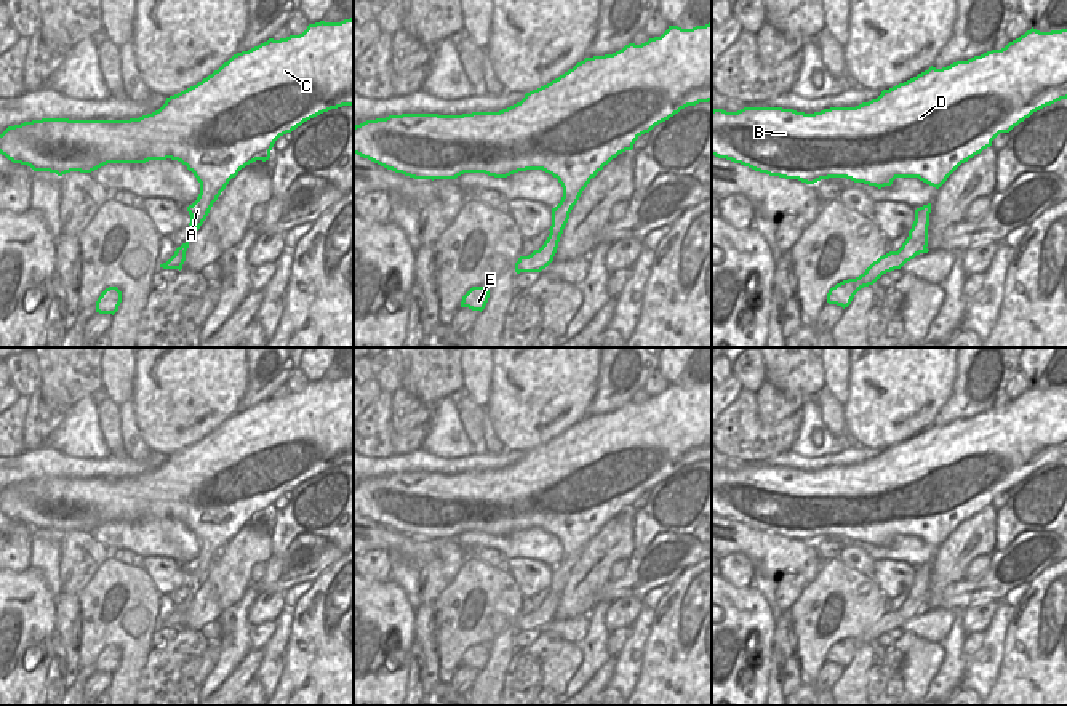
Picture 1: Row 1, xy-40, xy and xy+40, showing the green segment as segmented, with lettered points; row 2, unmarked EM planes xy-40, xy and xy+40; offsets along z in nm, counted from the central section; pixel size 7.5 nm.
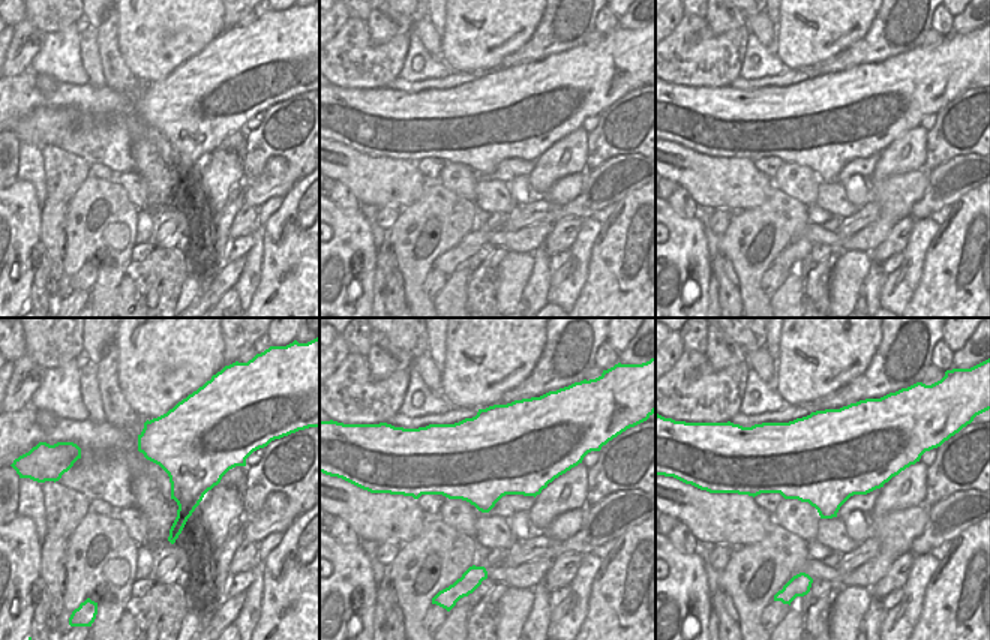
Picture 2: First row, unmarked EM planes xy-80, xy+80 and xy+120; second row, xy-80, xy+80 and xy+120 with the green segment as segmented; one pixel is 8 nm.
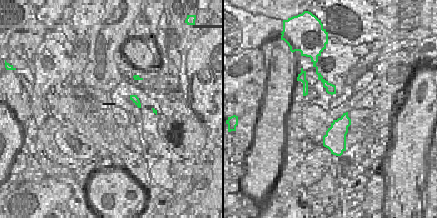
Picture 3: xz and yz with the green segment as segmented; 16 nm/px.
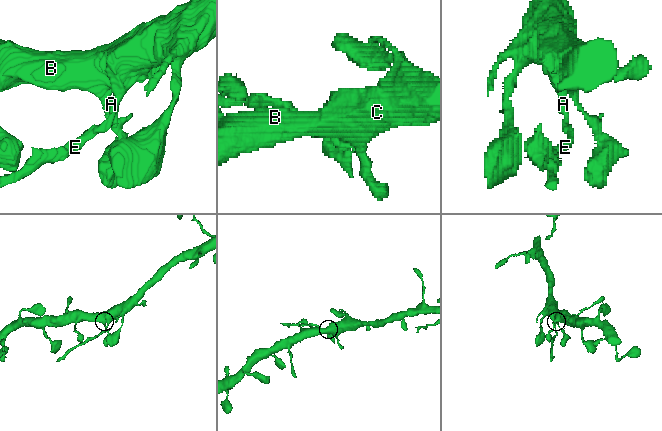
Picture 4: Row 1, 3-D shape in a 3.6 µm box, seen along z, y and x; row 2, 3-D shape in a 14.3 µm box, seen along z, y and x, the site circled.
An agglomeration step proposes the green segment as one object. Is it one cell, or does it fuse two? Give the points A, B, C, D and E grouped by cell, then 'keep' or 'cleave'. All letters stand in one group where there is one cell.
A B C D / E | cleave

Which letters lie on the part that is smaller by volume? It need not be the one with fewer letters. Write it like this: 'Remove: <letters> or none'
Remove: E

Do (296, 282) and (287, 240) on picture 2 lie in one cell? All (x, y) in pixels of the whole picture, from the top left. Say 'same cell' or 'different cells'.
same cell

